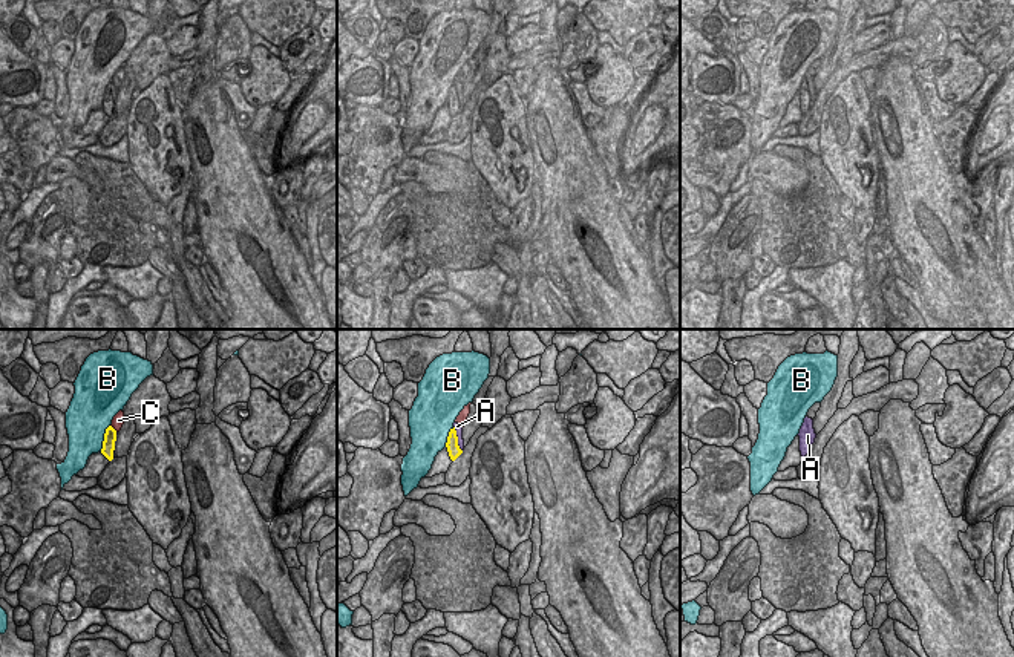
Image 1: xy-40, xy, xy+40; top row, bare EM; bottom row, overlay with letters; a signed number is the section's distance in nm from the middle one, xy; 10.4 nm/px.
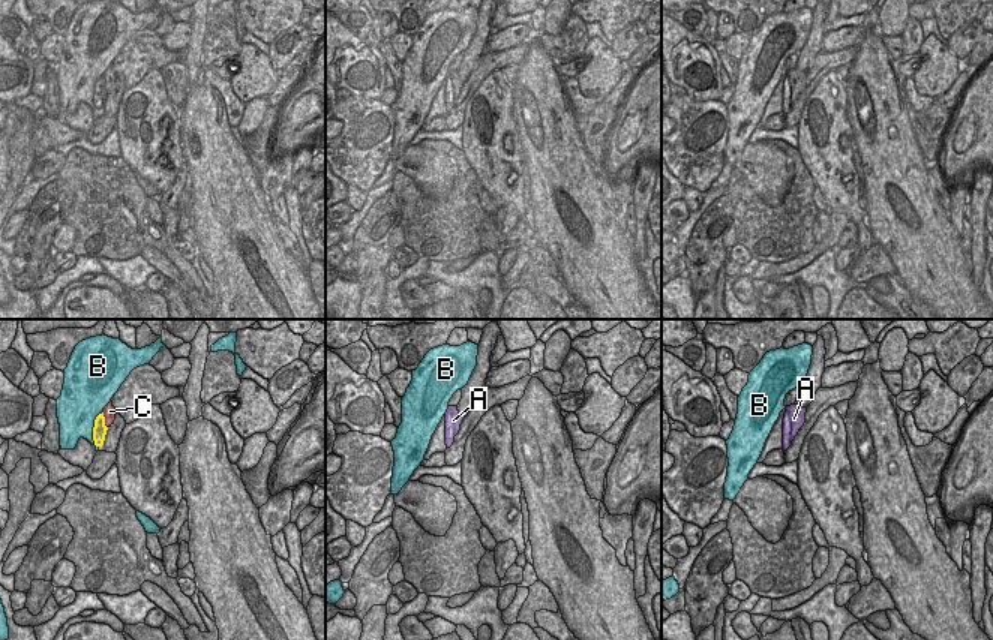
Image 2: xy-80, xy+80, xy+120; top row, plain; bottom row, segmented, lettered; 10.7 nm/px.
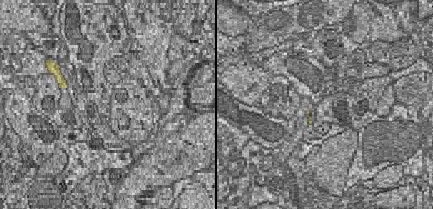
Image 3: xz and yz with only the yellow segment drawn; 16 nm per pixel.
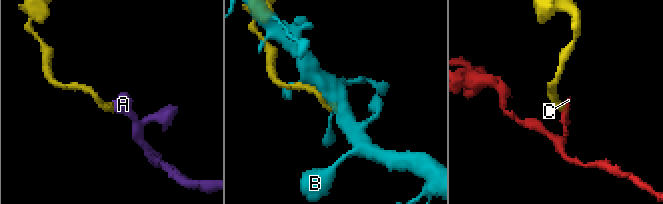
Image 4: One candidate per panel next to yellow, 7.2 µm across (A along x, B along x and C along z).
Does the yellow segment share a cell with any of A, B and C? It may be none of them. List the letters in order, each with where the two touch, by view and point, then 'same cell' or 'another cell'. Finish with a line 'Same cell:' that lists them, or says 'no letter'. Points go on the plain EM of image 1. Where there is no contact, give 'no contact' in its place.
A: meets yellow in xy at (457, 95); same cell
B: meets yellow in xy-40 at (104, 95); another cell
C: meets yellow in xy-40 at (112, 84); another cell
Same cell: A

